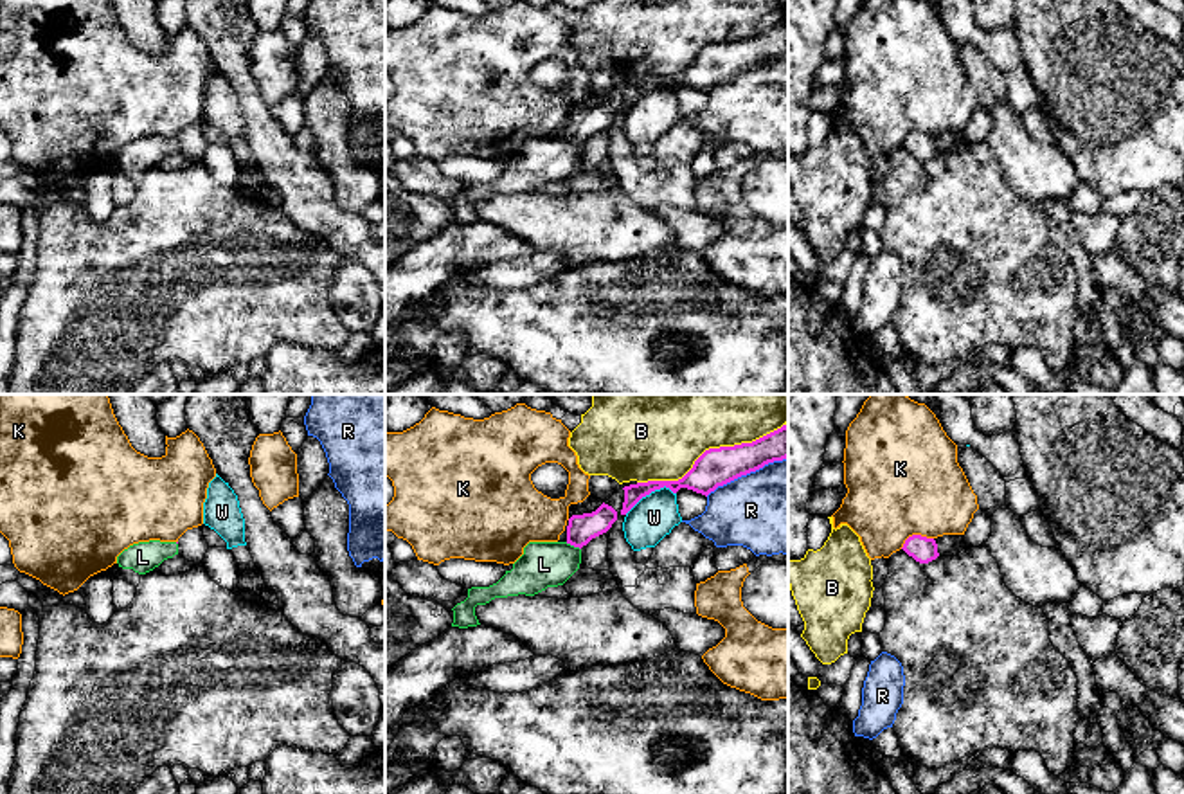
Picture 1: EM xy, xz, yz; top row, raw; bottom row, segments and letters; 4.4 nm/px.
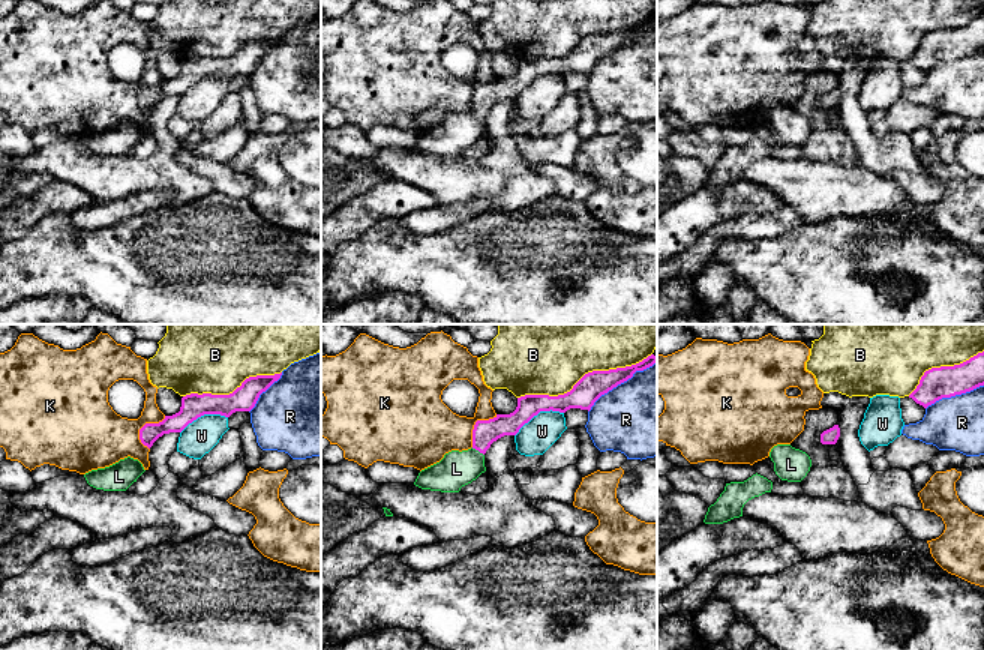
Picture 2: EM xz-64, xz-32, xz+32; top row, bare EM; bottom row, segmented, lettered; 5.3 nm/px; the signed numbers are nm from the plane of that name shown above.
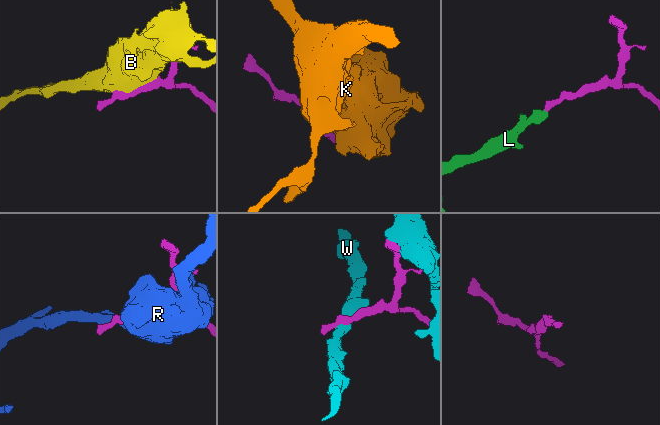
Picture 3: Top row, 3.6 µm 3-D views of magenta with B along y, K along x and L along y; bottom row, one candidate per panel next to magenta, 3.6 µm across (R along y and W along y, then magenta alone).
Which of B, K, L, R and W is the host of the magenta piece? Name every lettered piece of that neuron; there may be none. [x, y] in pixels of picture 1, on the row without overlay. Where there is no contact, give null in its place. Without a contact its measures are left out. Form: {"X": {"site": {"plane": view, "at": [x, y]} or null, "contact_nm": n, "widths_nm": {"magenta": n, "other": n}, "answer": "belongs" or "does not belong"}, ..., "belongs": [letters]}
{"B": {"site": {"plane": "xz", "at": [709, 45]}, "contact_nm": 700, "widths_nm": {"magenta": 170, "other": 360}, "answer": "does not belong"}, "K": {"site": {"plane": "yz", "at": [914, 132]}, "contact_nm": 160, "widths_nm": {"magenta": 120, "other": 480}, "answer": "does not belong"}, "L": {"site": {"plane": "xz", "at": [573, 141]}, "contact_nm": 80, "widths_nm": {"magenta": 130, "other": 200}, "answer": "belongs"}, "R": {"site": {"plane": "xz", "at": [745, 71]}, "contact_nm": 400, "widths_nm": {"magenta": 170, "other": 420}, "answer": "does not belong"}, "W": {"site": {"plane": "xz", "at": [650, 89]}, "contact_nm": 260, "widths_nm": {"magenta": 140, "other": 200}, "answer": "does not belong"}, "belongs": ["L"]}

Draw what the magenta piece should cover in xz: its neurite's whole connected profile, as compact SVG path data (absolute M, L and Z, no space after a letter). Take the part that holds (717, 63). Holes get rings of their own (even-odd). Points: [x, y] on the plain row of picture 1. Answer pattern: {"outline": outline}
{"outline": "M788 23L752 38L734 43L720 43L705 47L693 65L678 77L648 77L624 83L624 99L621 112L626 112L642 94L655 86L669 85L677 90L680 85L709 92L718 83L723 83L741 72L756 68L768 59L788 54Z"}

